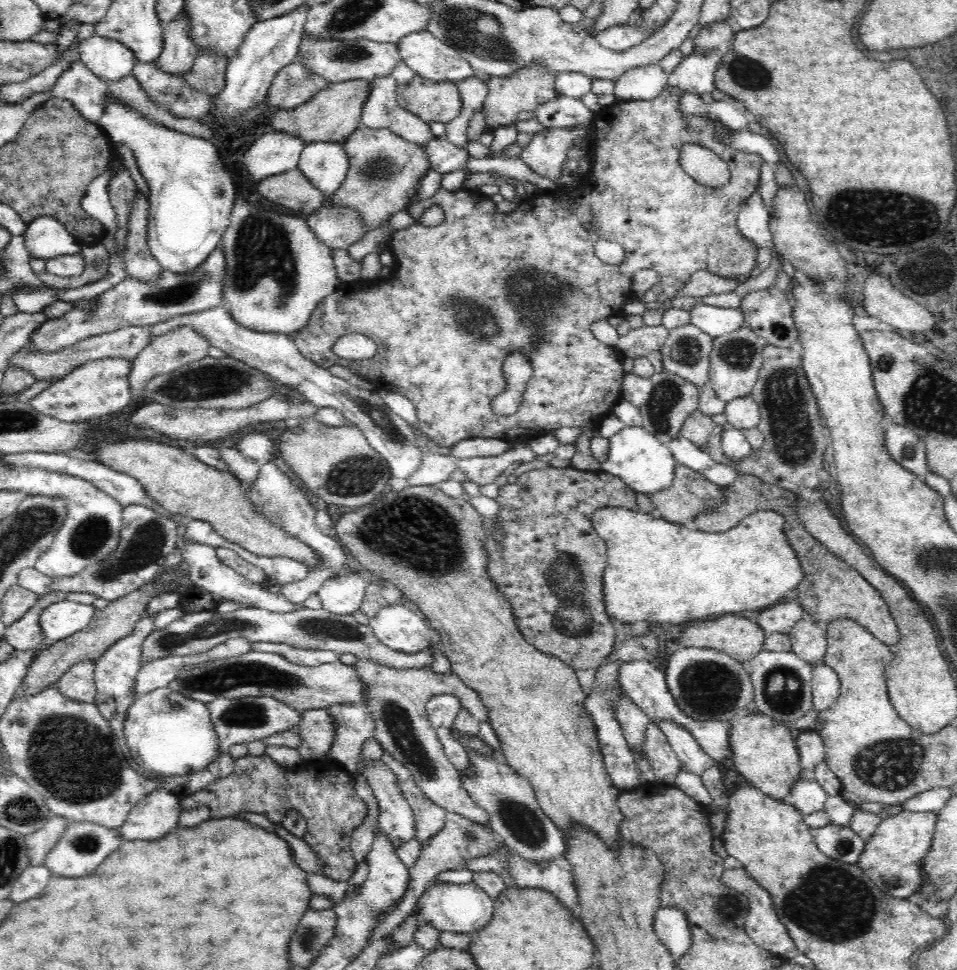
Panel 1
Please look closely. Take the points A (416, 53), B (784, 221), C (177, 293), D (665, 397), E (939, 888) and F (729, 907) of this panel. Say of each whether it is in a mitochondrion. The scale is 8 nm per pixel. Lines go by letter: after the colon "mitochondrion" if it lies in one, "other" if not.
A: other
B: other
C: mitochondrion
D: mitochondrion
E: mitochondrion
F: mitochondrion

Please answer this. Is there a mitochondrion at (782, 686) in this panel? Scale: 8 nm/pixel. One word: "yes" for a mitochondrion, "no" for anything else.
yes

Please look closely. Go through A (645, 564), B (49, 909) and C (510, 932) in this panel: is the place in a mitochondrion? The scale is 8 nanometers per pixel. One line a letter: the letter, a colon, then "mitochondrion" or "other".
A: other
B: other
C: other

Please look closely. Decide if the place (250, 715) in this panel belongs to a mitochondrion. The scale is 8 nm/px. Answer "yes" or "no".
yes

